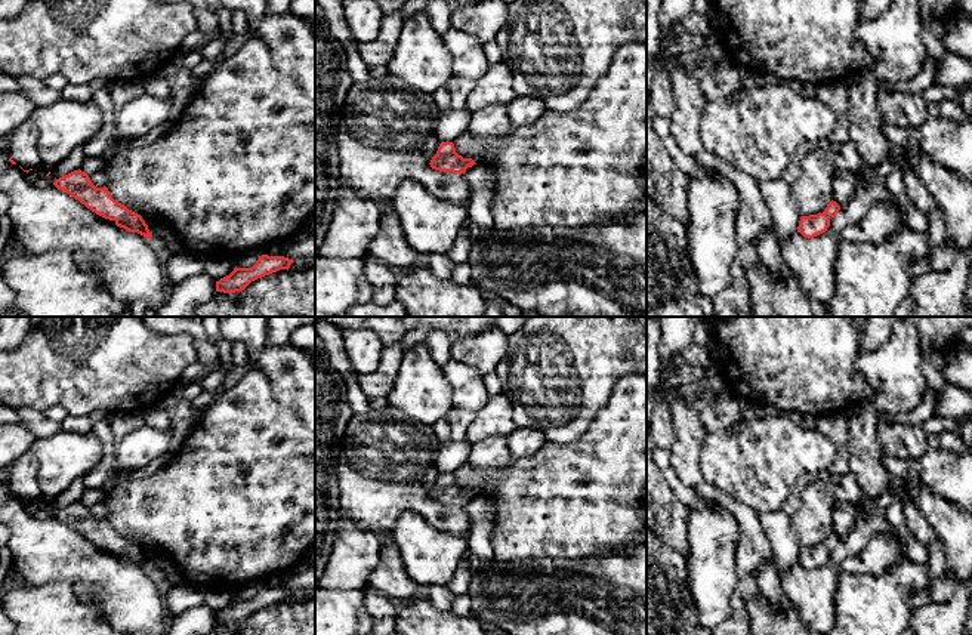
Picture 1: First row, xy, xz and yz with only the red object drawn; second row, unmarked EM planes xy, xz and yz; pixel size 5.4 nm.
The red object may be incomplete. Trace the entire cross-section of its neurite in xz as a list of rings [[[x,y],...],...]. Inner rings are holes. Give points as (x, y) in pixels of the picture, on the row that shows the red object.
[[[441,142],[429,164],[432,169],[439,172],[462,175],[468,167],[472,167],[476,163],[472,158],[463,158],[459,155],[453,142]]]

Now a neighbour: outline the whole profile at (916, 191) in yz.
[[[911,167],[902,169],[902,181],[908,200],[928,216],[936,209],[936,203],[928,188],[922,184],[920,178],[911,170]]]

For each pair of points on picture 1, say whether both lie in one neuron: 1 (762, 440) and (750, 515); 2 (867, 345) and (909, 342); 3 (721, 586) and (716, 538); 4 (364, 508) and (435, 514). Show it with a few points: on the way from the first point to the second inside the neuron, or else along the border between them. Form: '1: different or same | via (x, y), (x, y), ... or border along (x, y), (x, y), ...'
1: different | border along (721, 492), (736, 498), (756, 514)
2: different | border along (892, 332), (872, 353), (860, 354)
3: same | via (716, 575), (716, 549)
4: same | via (382, 504), (417, 504)

